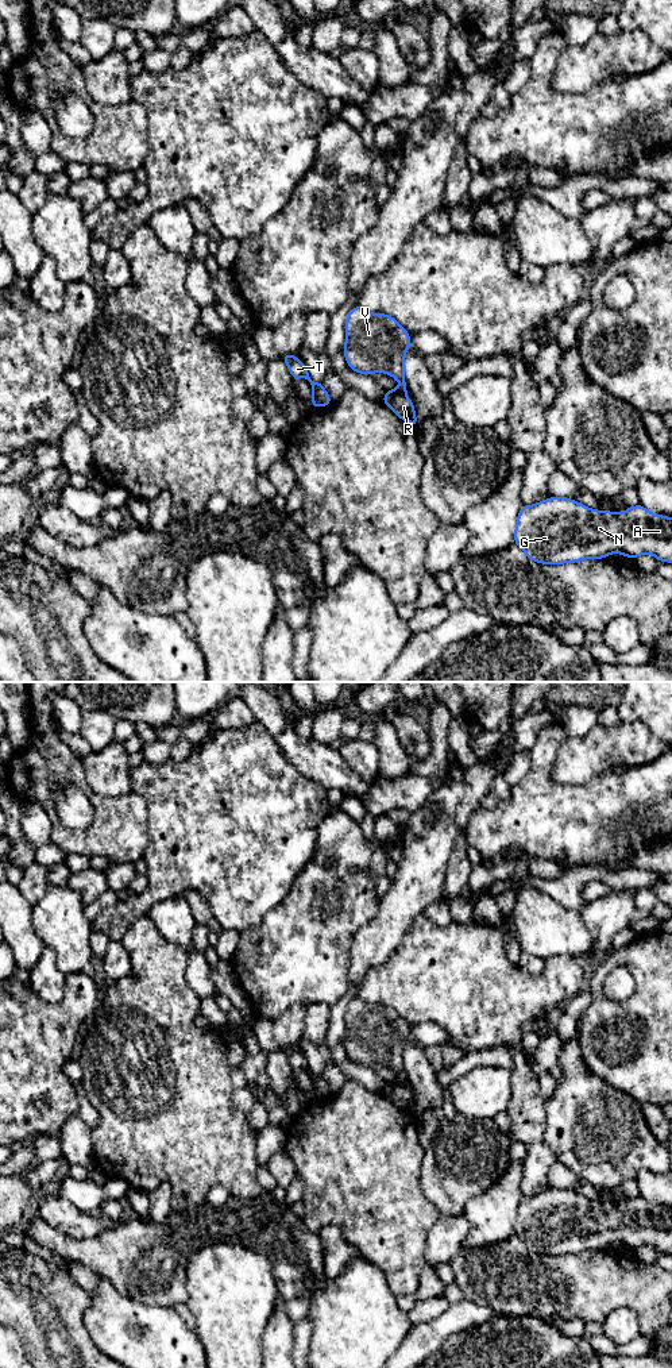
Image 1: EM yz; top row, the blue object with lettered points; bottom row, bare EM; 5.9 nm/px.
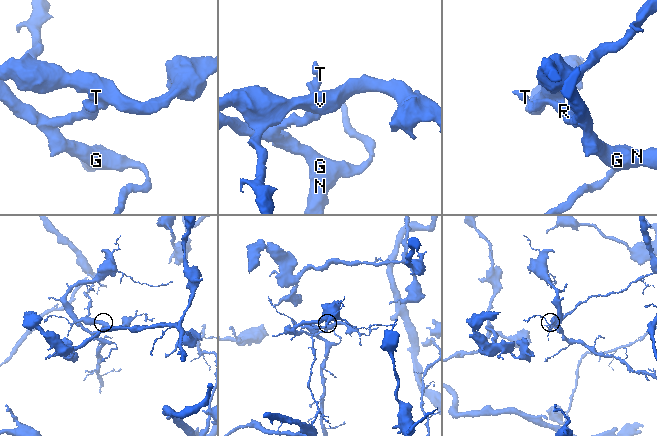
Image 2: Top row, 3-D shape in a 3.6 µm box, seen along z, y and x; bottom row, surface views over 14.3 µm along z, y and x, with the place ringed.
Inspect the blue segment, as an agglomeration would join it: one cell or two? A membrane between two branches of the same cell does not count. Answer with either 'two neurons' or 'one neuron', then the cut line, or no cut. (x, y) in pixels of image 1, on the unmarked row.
two neurons; cut yz (386, 1083), (405, 1085)

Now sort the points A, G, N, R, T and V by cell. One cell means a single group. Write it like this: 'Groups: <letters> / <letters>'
Groups: A G N R T / V

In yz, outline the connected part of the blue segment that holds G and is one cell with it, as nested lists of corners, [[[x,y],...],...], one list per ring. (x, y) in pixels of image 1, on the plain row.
[[[552,1187],[522,1196],[514,1233],[541,1256],[598,1252],[613,1244],[634,1251],[652,1245],[657,1253],[672,1255],[672,1209],[652,1205],[640,1195],[619,1206]]]

